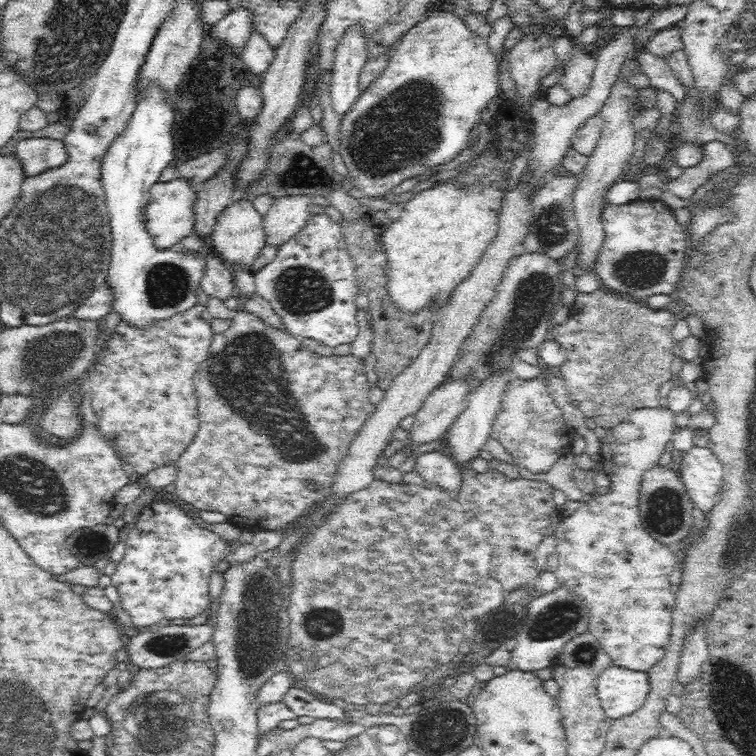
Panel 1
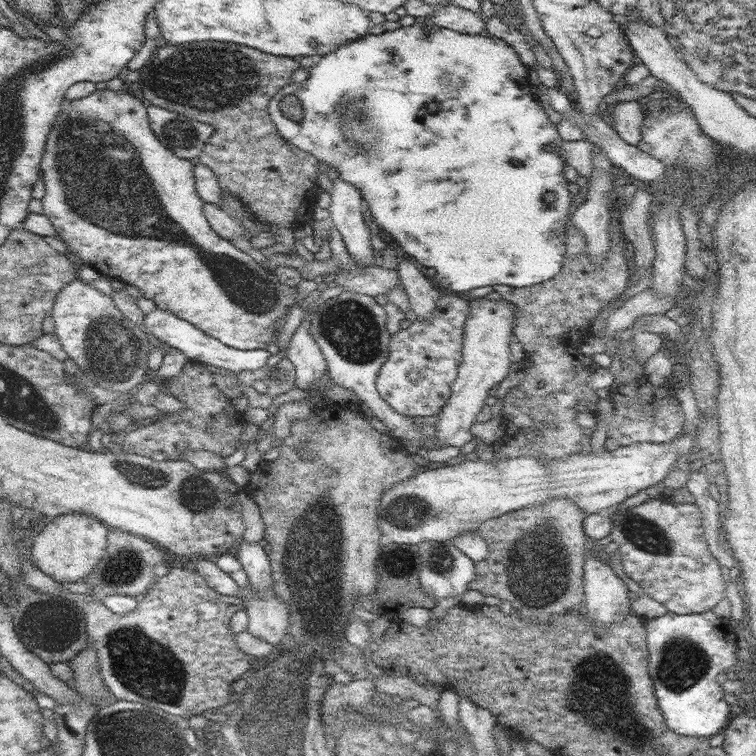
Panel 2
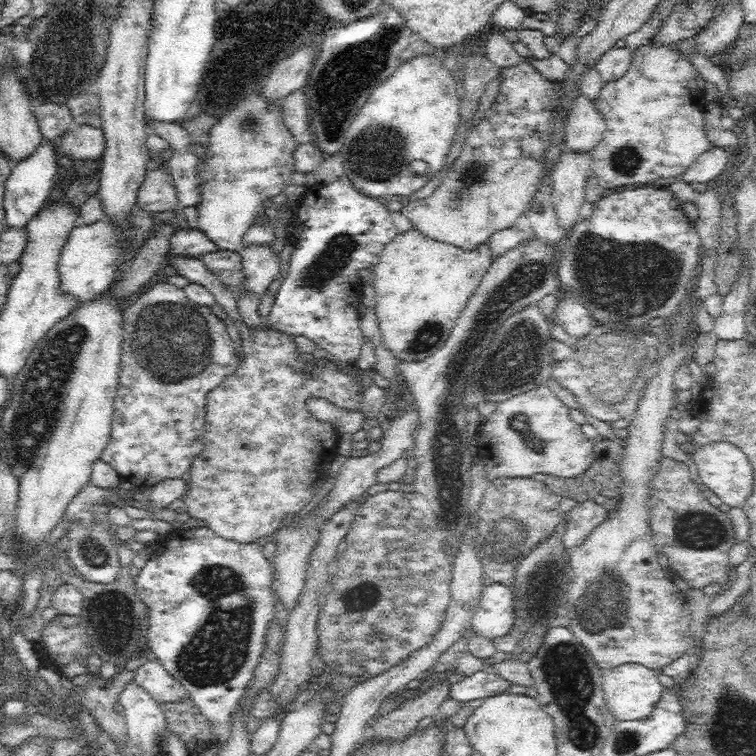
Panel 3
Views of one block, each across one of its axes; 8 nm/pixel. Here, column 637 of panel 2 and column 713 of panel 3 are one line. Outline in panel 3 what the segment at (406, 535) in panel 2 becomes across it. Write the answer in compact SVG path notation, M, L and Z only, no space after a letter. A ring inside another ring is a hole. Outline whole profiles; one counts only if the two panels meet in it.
M727 441L705 444L697 447L690 454L696 463L700 480L704 483L705 490L713 492L726 506L740 507L752 494L753 468L746 457L746 454Z

